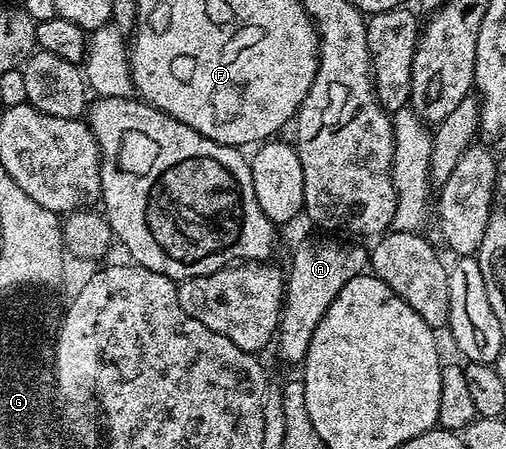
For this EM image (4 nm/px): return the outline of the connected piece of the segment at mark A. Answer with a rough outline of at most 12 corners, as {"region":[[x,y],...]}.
{"region":[[332,234],[297,246],[274,337],[303,361],[330,302],[370,264]]}

